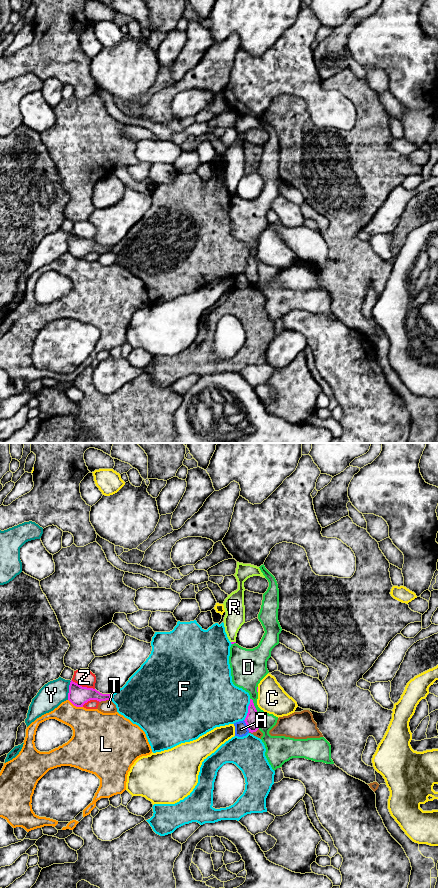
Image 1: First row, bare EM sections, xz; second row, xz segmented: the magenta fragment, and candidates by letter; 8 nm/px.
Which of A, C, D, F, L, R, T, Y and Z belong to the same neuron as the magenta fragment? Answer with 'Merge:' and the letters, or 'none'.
Merge: none

